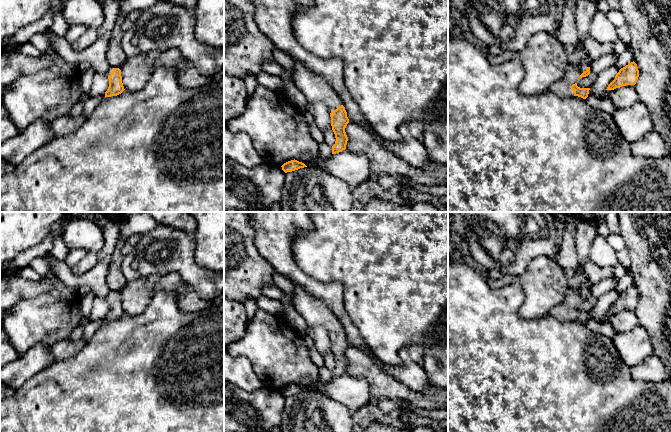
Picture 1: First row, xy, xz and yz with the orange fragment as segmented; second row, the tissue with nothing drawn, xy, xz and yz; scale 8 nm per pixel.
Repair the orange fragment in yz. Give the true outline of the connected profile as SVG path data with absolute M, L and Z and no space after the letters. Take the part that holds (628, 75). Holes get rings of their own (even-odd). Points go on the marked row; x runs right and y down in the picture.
M633 61L621 68L606 90L614 90L626 85L635 85L639 77L637 64Z

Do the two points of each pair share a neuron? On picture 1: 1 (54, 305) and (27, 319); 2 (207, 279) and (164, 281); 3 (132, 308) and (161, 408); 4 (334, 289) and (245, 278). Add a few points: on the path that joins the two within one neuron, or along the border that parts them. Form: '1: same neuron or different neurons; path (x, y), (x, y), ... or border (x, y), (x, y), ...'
1: same neuron; path (47, 312), (40, 319), (34, 319)
2: different neurons; border (160, 274), (177, 273), (200, 296)
3: different neurons; border (151, 299), (141, 312), (135, 315), (125, 314)
4: different neurons; border (258, 252), (274, 270)

